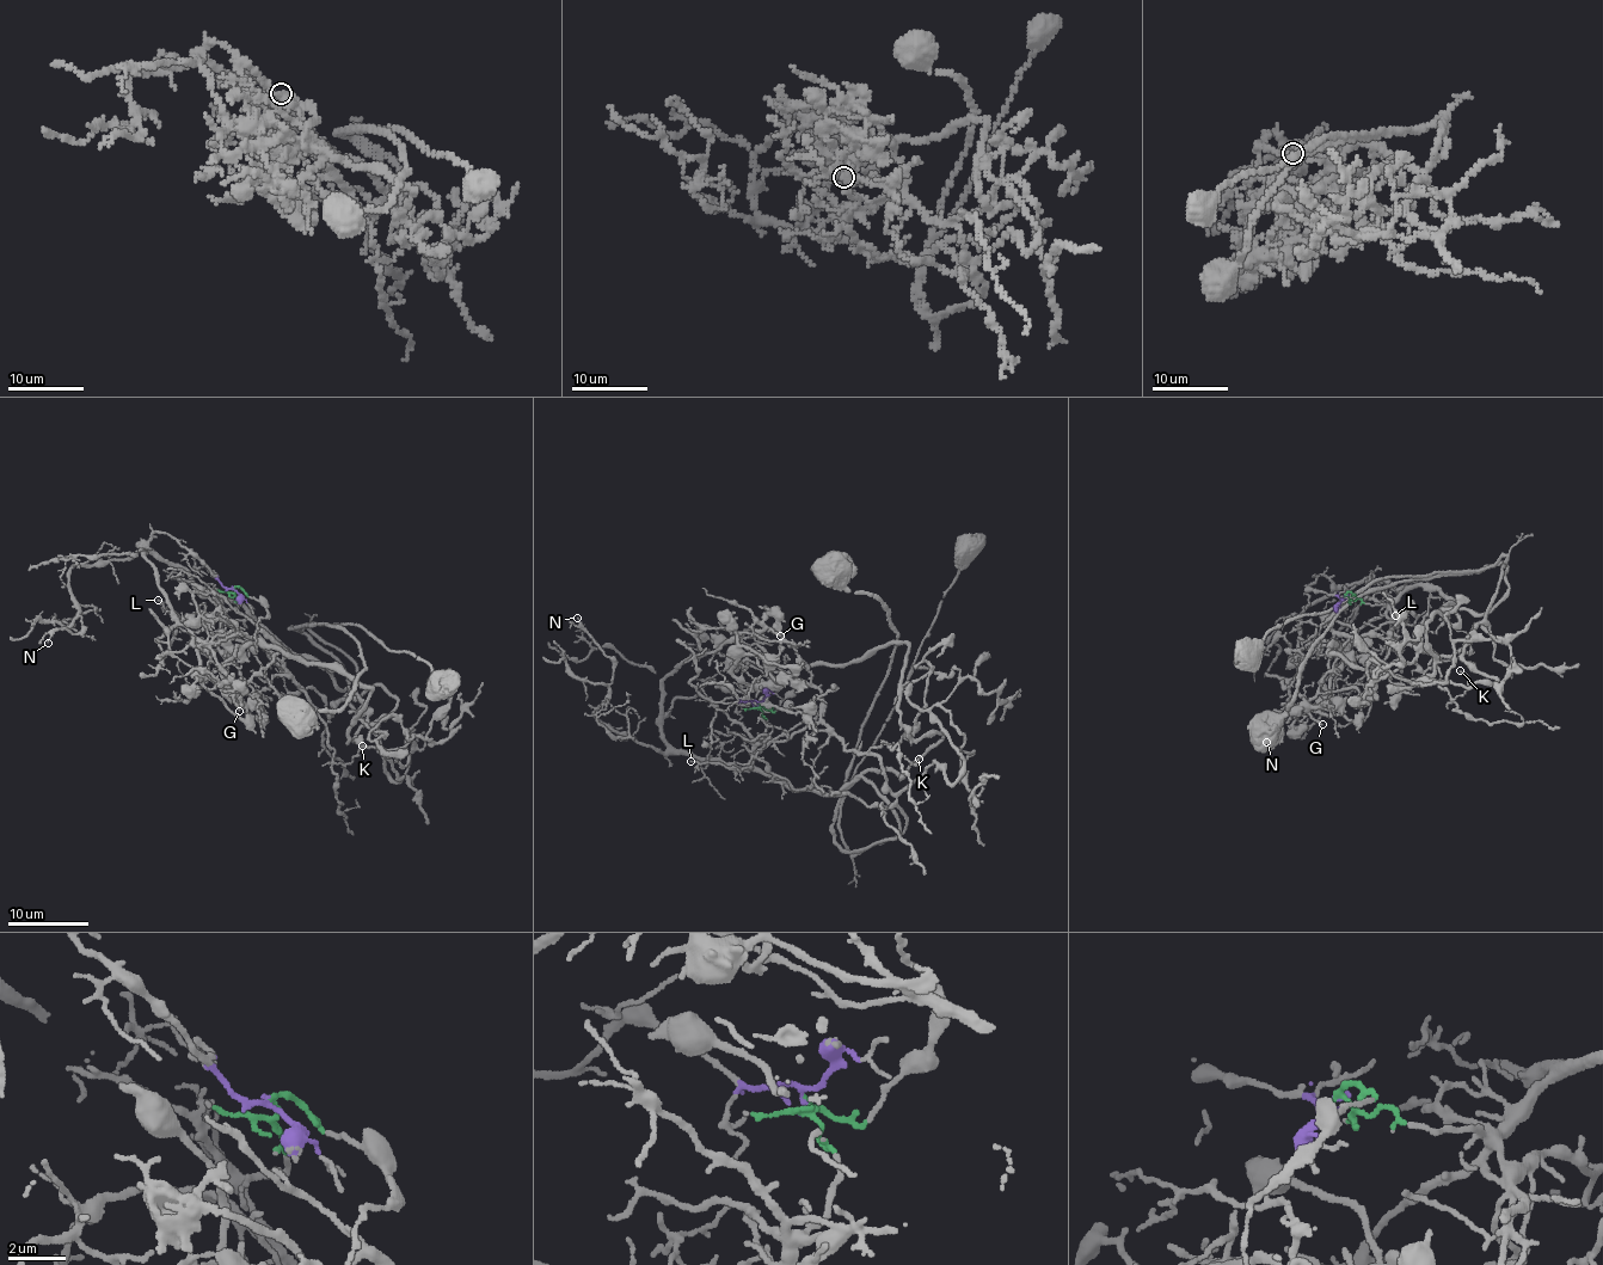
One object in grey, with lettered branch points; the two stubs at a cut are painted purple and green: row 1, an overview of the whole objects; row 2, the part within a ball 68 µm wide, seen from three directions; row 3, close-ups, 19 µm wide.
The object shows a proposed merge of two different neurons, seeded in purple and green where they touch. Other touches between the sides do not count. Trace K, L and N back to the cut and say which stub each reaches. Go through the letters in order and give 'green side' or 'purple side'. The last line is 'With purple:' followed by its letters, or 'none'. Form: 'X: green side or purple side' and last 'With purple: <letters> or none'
K: green side
L: green side
N: purple side
With purple: N

